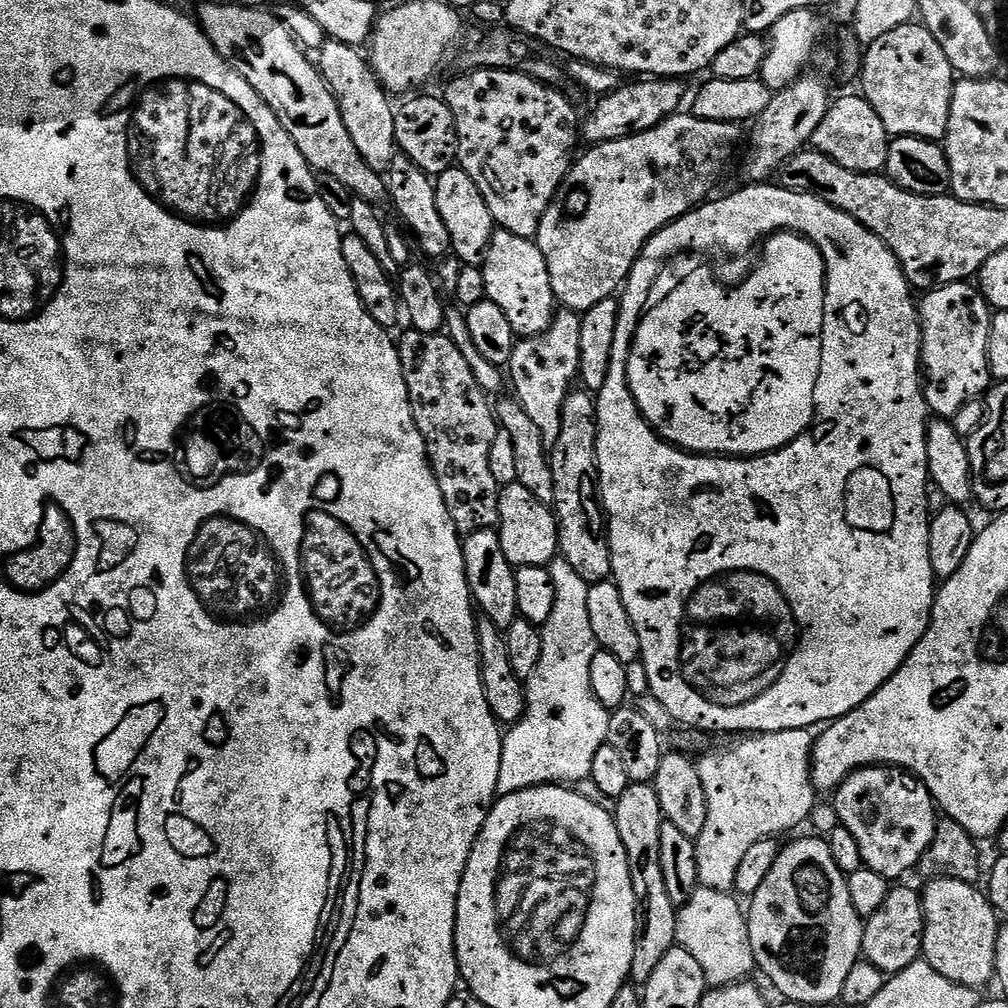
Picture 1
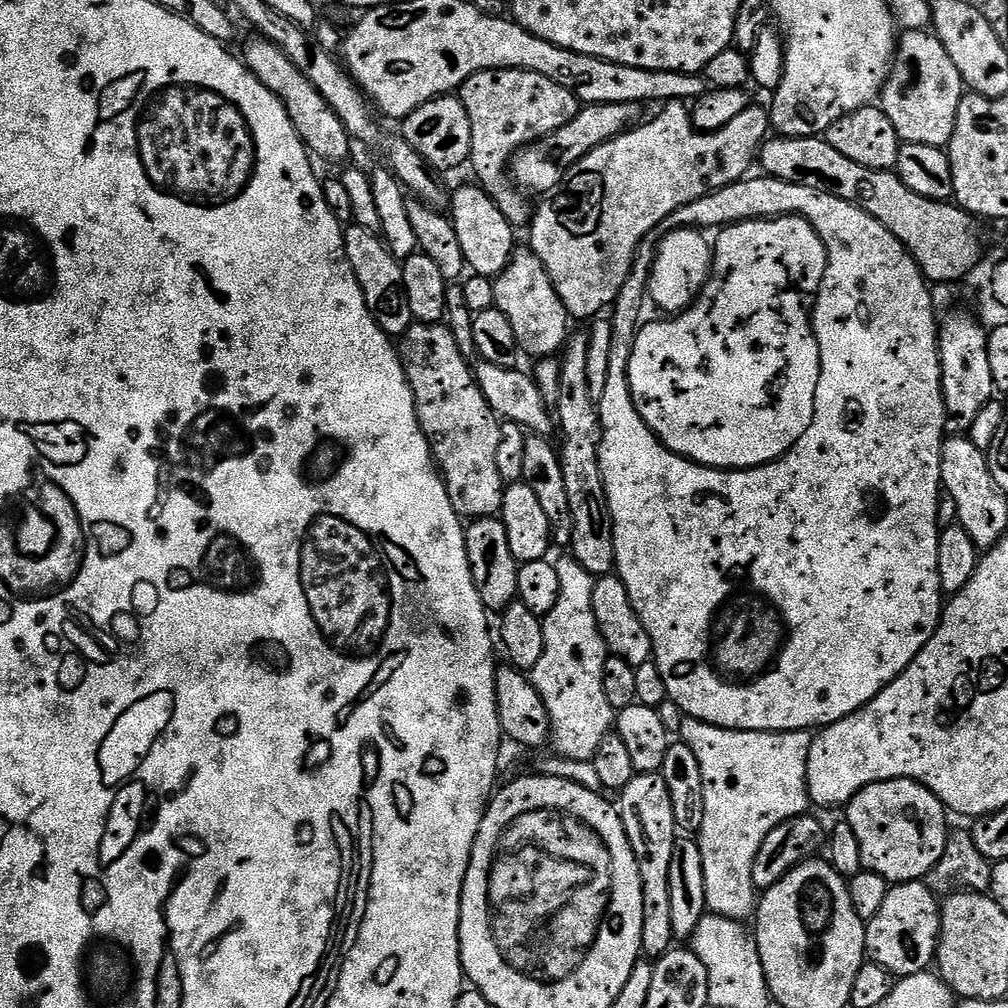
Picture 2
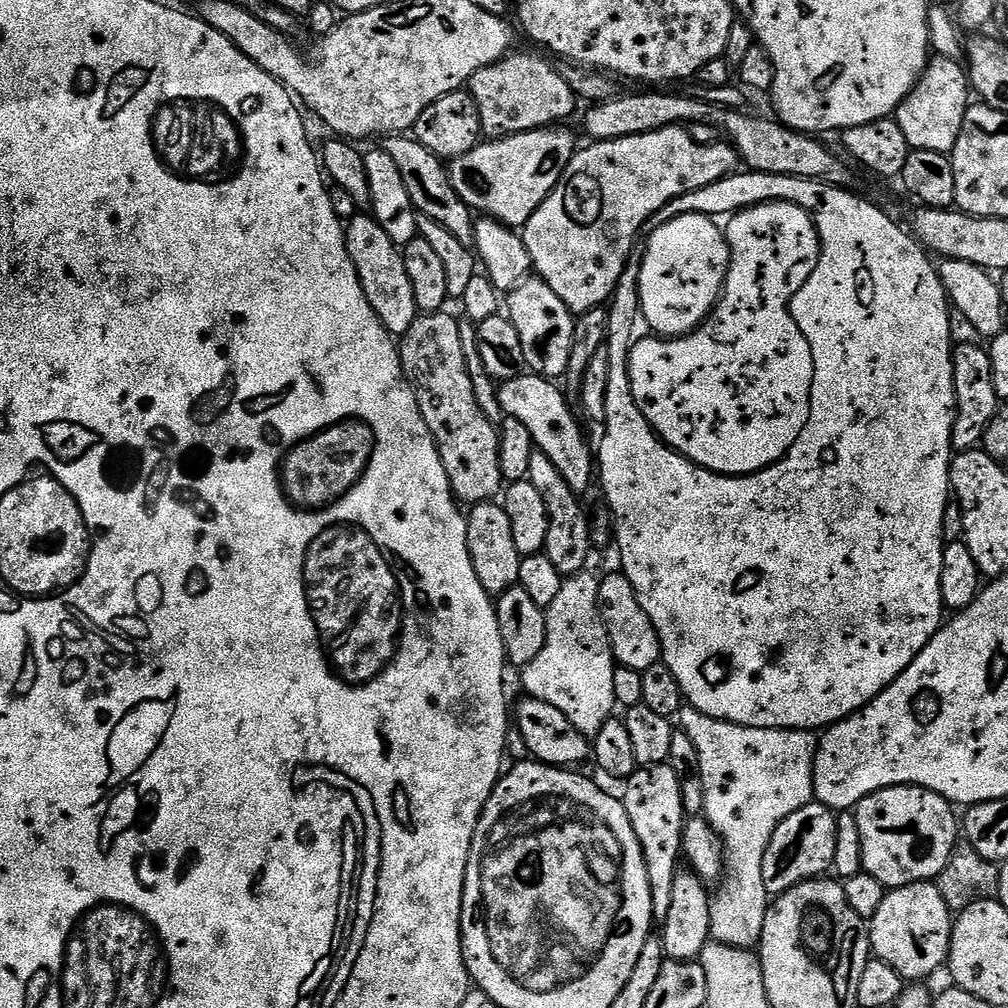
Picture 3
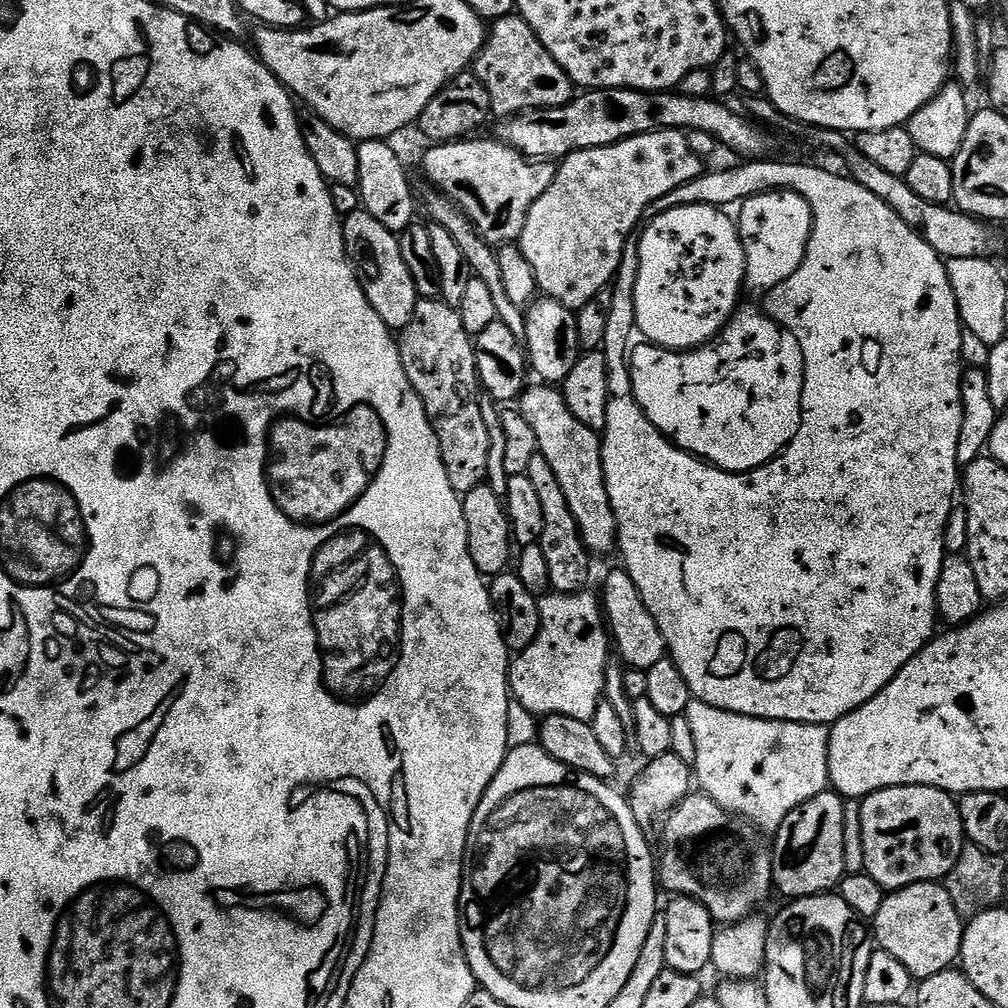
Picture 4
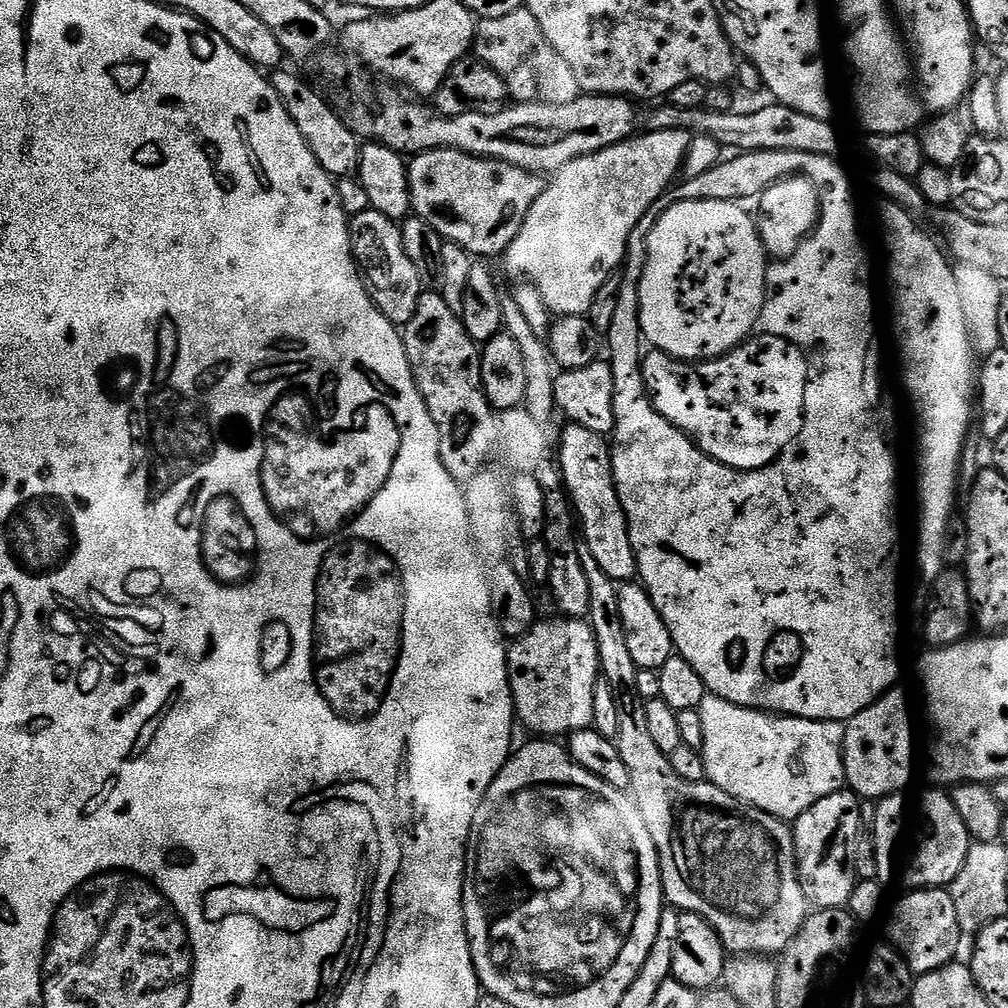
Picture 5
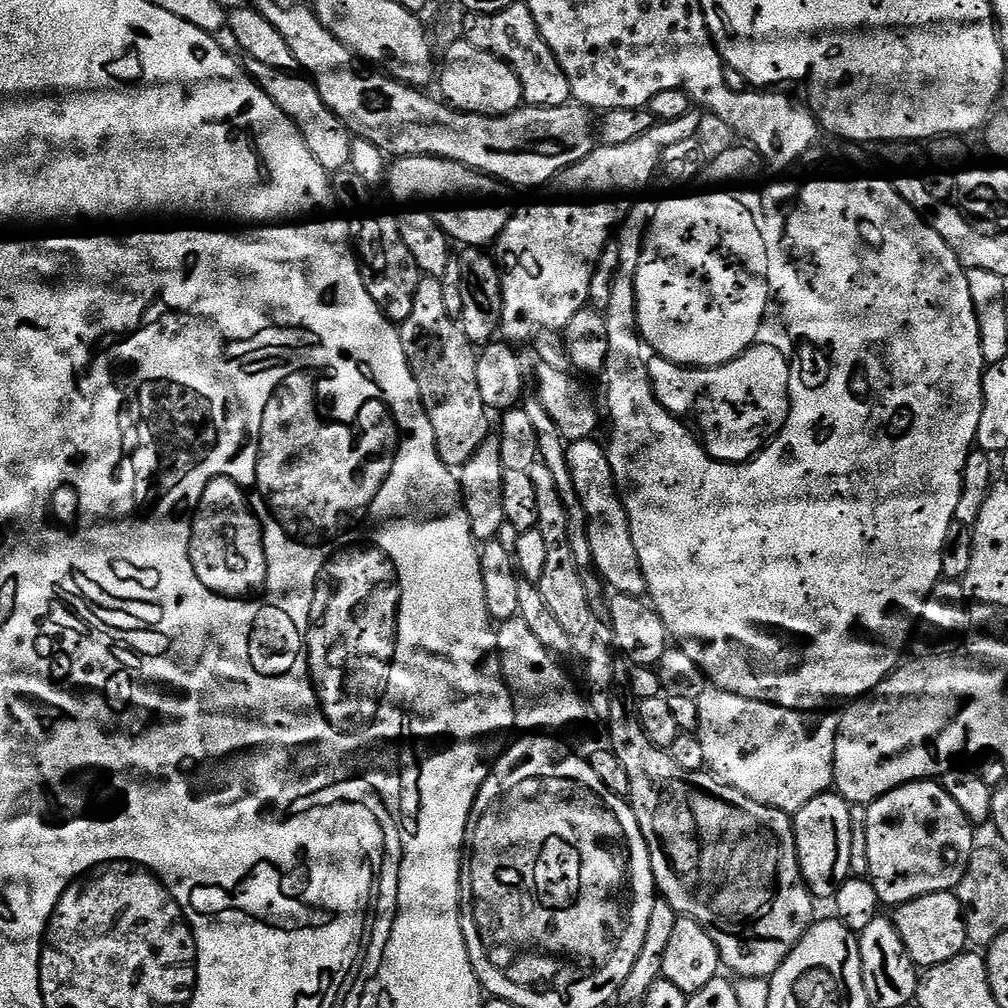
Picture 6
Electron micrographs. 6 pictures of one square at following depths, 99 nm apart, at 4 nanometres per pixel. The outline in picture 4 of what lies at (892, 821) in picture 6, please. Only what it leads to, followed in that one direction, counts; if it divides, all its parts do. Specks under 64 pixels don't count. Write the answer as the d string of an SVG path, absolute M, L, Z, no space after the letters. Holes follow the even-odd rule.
M925 784L883 788L859 801L862 810L864 872L886 890L911 884L940 882L954 870L966 837L960 805L953 793Z

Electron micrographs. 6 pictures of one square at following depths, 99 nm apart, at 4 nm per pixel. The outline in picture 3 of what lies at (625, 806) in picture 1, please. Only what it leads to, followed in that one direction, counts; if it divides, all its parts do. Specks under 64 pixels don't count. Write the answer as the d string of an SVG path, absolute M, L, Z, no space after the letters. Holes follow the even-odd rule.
M669 764L637 767L636 773L623 788L622 799L626 814L630 814L630 826L634 826L634 834L638 838L638 846L642 846L642 858L646 862L652 895L652 919L662 922L666 914L670 914L670 902L674 902L674 878L682 864L686 817L682 806L680 779Z

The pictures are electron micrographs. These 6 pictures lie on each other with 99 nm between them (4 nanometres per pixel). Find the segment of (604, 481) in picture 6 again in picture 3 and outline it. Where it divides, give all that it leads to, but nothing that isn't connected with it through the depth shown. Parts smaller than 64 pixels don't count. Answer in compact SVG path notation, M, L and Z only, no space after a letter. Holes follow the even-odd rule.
M521 374L512 380L505 380L499 385L498 393L501 402L501 410L504 416L518 418L526 430L530 430L530 438L533 445L570 482L570 490L577 494L584 494L591 484L594 484L594 448L588 445L572 408L568 405L569 397L562 391L559 383L548 380L544 376Z

